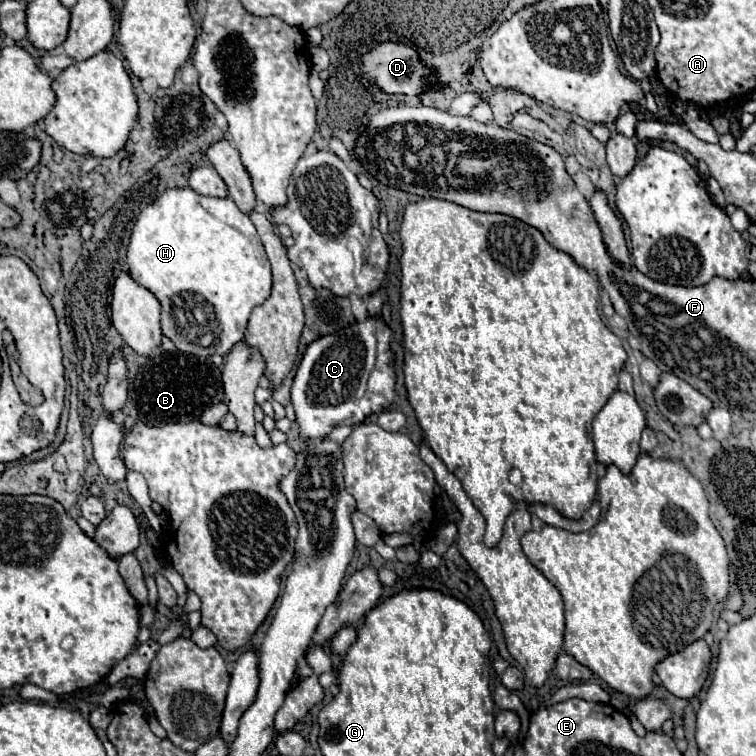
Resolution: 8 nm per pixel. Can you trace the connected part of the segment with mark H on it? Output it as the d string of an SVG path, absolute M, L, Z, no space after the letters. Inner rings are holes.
M190 187L166 189L154 203L144 207L132 229L126 263L130 267L130 277L152 291L162 303L164 335L174 341L176 349L202 357L214 353L226 355L230 347L244 337L250 311L262 305L272 291L270 263L250 217L242 213L232 199L204 197ZM196 311L206 313L208 321L204 325L198 323Z

